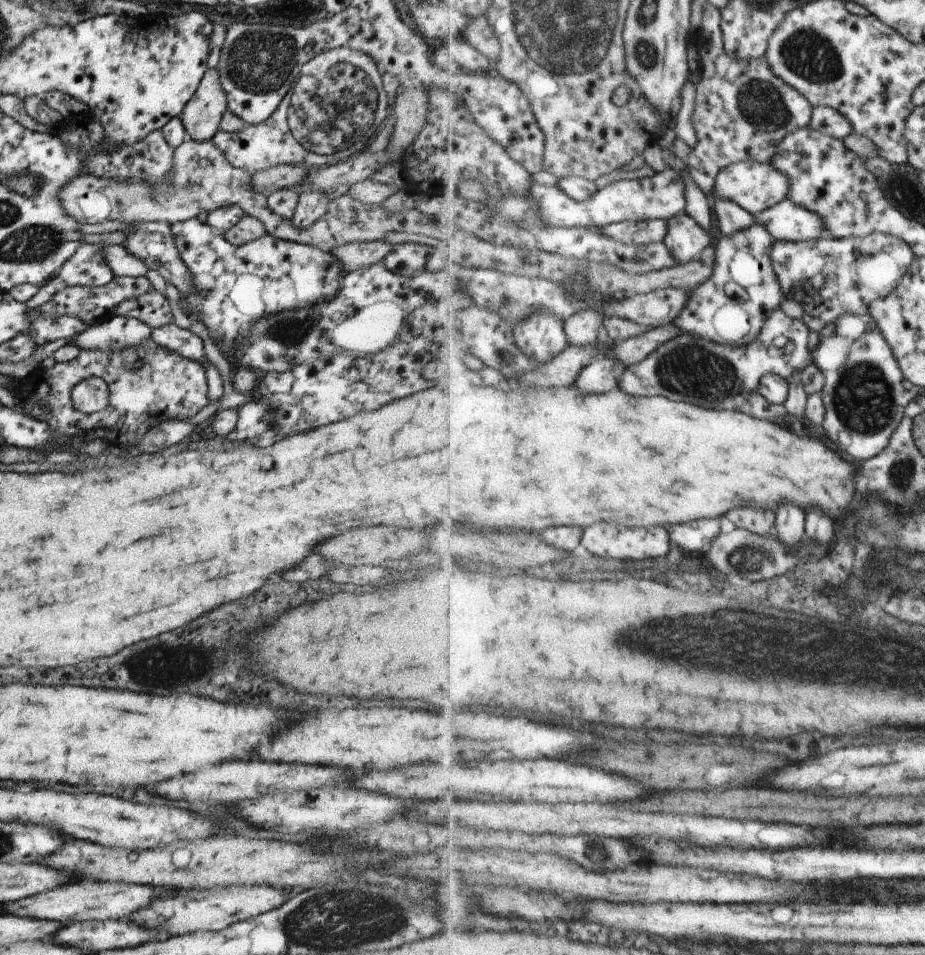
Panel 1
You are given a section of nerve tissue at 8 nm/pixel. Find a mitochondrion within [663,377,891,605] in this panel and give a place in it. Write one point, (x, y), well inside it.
(747, 559)

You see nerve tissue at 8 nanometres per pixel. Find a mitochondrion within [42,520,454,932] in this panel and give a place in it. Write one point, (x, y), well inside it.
(145, 661)

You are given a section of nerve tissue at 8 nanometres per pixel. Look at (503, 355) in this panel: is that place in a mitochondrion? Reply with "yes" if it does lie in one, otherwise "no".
yes

